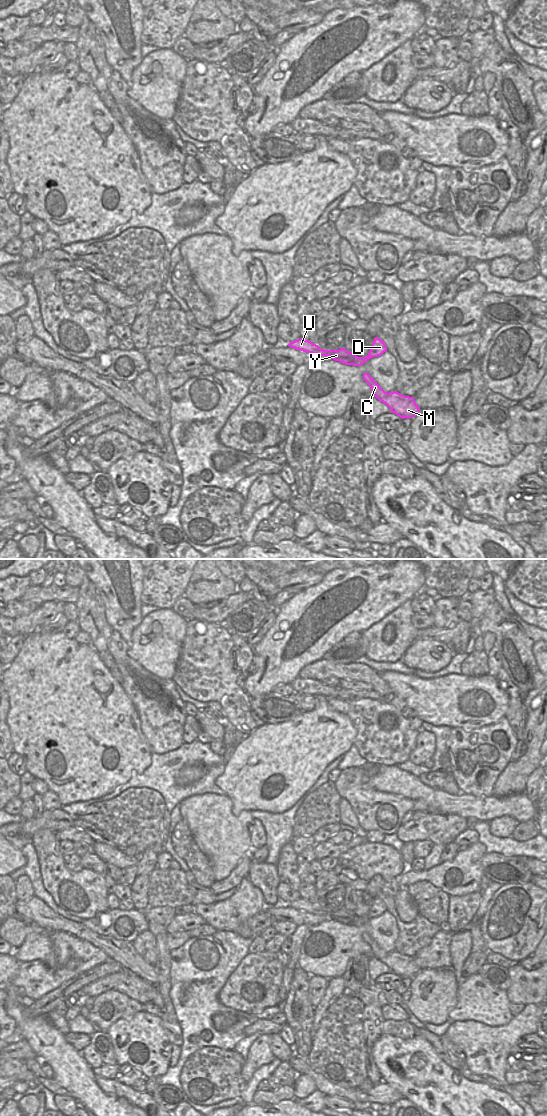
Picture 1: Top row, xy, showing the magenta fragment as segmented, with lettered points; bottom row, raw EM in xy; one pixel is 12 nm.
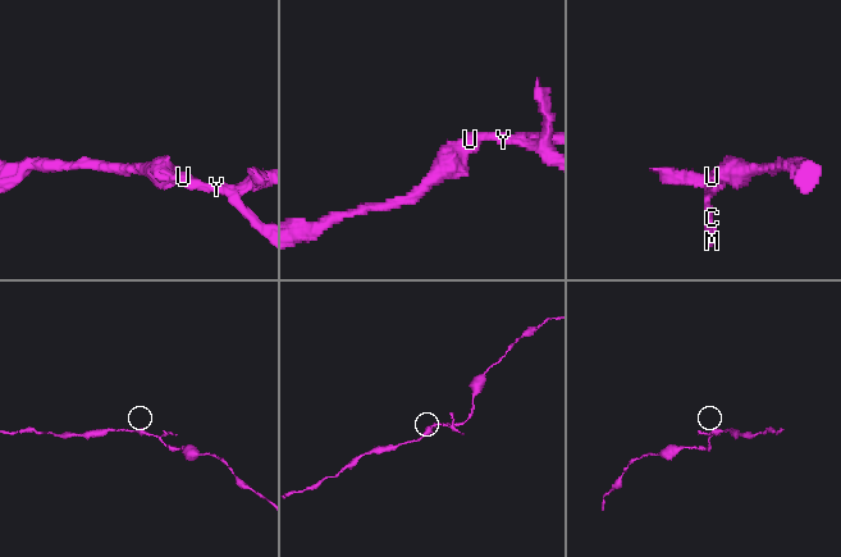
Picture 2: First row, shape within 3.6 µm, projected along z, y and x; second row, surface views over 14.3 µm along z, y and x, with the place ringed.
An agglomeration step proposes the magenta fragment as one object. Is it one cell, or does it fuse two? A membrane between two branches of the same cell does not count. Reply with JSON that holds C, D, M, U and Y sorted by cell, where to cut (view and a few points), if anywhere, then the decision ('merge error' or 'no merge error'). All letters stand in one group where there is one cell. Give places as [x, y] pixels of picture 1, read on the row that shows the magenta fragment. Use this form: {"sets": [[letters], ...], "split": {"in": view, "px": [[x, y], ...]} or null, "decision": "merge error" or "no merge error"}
{"sets": [["C", "M", "U", "Y"], ["D"]], "split": {"in": "xy", "px": [[366, 357], [369, 358]]}, "decision": "merge error"}

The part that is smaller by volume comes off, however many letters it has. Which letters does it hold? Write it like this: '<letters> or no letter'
D

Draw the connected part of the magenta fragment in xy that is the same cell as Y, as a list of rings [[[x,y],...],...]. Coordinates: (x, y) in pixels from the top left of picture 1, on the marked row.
[[[300,338],[288,344],[289,347],[303,352],[317,354],[319,356],[329,356],[335,361],[346,365],[361,366],[369,360],[367,357],[358,357],[355,352],[349,352],[345,348],[339,350],[323,350],[318,345],[309,340]]]

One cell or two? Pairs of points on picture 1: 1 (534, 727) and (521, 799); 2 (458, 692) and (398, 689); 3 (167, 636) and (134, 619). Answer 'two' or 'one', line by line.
1: two
2: one
3: two

